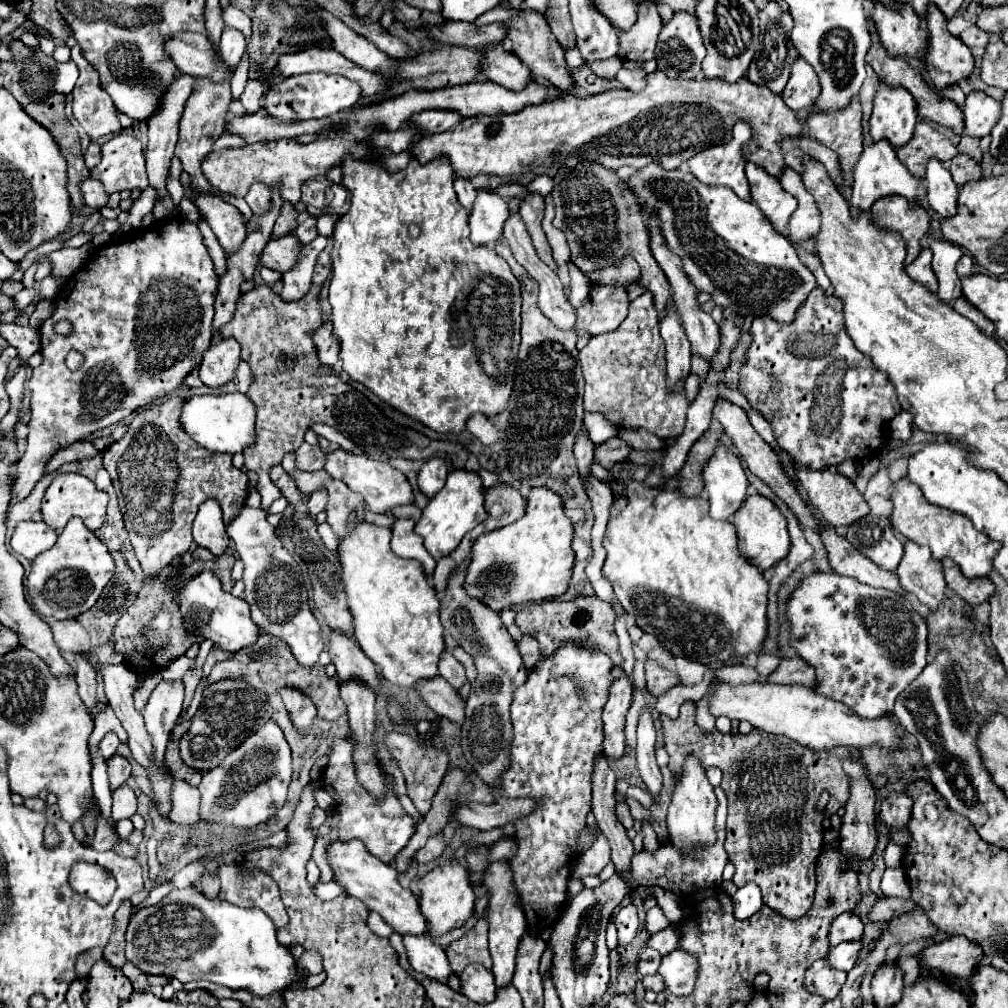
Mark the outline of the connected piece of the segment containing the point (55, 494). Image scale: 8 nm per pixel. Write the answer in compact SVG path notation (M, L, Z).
M60 473L54 477L54 481L44 493L42 515L44 515L44 523L54 531L62 531L70 517L80 517L90 531L96 531L104 523L106 505L108 505L108 493L96 489L94 481L86 479L80 473Z

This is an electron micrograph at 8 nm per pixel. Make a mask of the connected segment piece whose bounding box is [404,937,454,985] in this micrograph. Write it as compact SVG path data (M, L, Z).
M404 937L404 947L406 947L406 953L408 953L408 959L410 959L410 965L438 981L438 983L448 983L450 975L454 975L450 963L448 963L448 957L444 955L444 951L430 939L412 939L412 937Z

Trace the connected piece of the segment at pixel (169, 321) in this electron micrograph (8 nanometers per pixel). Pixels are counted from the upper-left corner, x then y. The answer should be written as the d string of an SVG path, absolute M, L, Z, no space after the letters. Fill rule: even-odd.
M184 215L168 217L156 221L148 231L144 231L144 235L140 235L140 239L132 237L100 249L102 251L96 251L84 269L74 273L66 285L60 287L56 299L62 301L56 301L52 317L40 327L42 365L32 369L32 377L28 379L32 393L32 419L28 423L30 433L26 453L14 465L14 499L24 499L32 493L34 485L44 475L44 463L60 447L86 439L90 433L122 421L138 407L172 393L190 373L190 369L200 363L200 355L212 339L218 275L208 255L208 247L204 245L204 237L194 223L190 223ZM62 319L68 319L74 325L70 337L56 335L52 329L54 323ZM70 349L76 349L84 355L84 365L78 371L70 371L64 363L64 357Z

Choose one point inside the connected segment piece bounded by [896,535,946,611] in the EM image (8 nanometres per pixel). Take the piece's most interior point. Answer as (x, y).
(920, 574)

